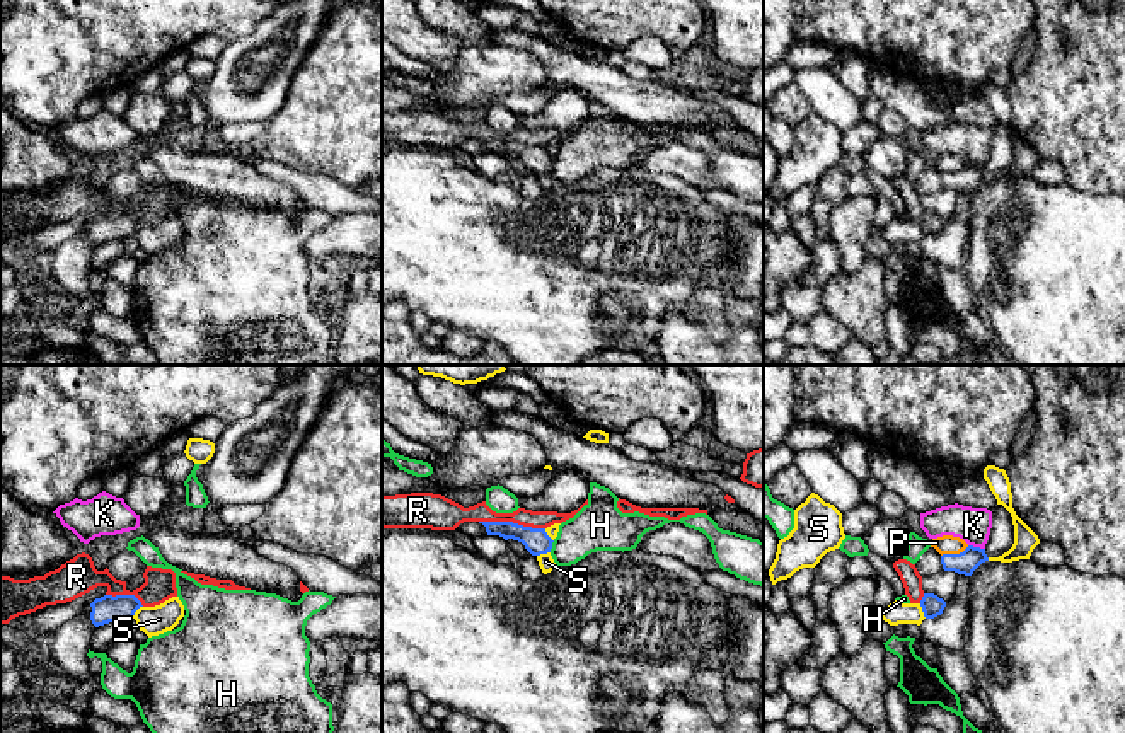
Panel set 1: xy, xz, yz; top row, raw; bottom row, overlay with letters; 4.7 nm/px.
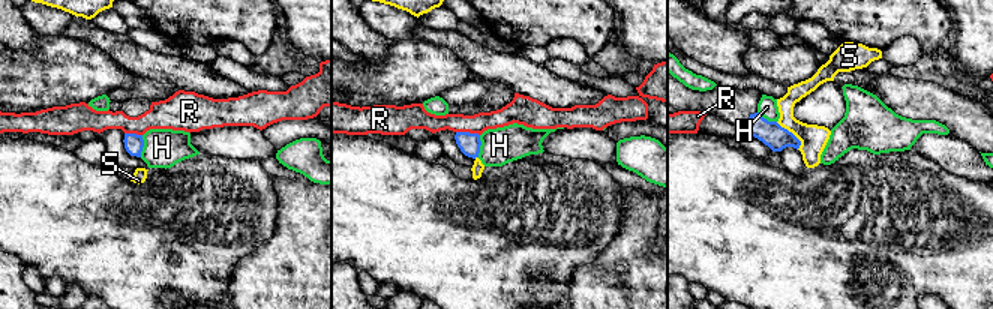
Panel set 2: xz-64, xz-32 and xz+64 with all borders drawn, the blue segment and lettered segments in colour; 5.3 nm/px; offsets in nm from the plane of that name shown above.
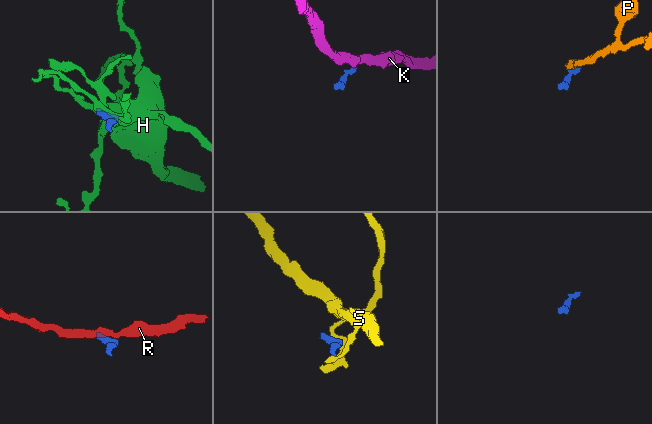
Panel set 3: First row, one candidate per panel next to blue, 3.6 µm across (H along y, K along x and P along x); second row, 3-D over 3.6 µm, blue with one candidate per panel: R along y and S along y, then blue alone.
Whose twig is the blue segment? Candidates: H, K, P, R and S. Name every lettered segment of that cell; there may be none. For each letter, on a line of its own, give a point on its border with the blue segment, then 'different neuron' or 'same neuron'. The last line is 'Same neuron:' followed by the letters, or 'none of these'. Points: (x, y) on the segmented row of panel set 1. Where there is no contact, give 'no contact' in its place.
H: xz (551, 546) | different neuron
K: yz (977, 548) | different neuron
P: yz (955, 554) | different neuron
R: xz (512, 522) | different neuron
S: yz (923, 611) | different neuron
Same neuron: none of these

